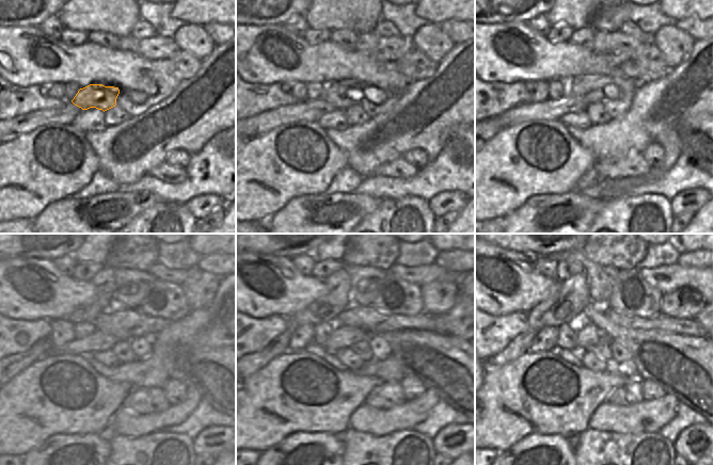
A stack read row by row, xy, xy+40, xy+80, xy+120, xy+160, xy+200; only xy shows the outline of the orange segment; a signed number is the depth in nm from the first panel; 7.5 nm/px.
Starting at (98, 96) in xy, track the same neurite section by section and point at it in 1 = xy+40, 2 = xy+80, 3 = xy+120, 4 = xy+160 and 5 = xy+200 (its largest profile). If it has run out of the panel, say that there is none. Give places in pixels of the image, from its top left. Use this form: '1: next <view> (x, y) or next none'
1: next xy+40 (342, 94)
2: next xy+80 (589, 87)
3: next xy+120 (124, 324)
4: next xy+160 (366, 318)
5: next xy+200 (684, 326)

